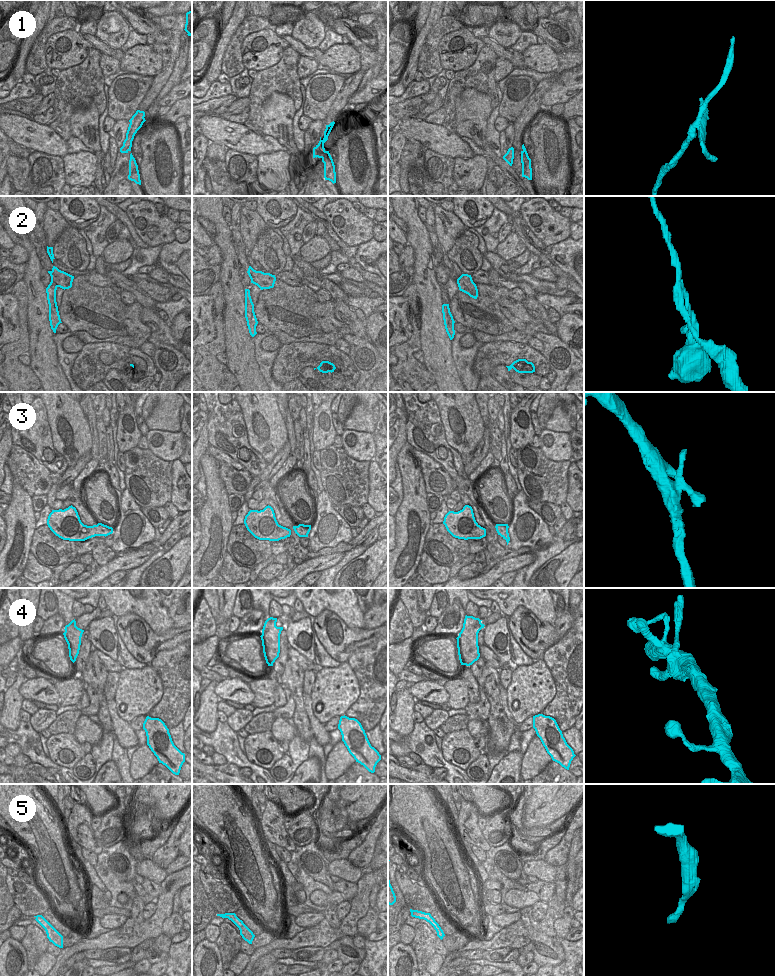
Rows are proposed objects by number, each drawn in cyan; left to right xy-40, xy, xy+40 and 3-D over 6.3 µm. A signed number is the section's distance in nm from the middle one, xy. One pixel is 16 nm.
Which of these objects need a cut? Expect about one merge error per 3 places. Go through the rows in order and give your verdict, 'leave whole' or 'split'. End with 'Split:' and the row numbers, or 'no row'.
1: split
2: split
3: leave whole
4: split
5: leave whole
Split: 1, 2, 4

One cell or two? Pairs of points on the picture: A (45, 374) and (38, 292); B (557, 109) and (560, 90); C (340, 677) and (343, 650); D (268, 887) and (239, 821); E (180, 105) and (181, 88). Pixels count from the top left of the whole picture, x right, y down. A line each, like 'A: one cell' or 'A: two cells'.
A: one cell
B: two cells
C: two cells
D: one cell
E: two cells

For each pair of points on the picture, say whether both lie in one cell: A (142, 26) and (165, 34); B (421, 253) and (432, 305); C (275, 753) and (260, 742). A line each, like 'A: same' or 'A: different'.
A: same
B: same
C: same

